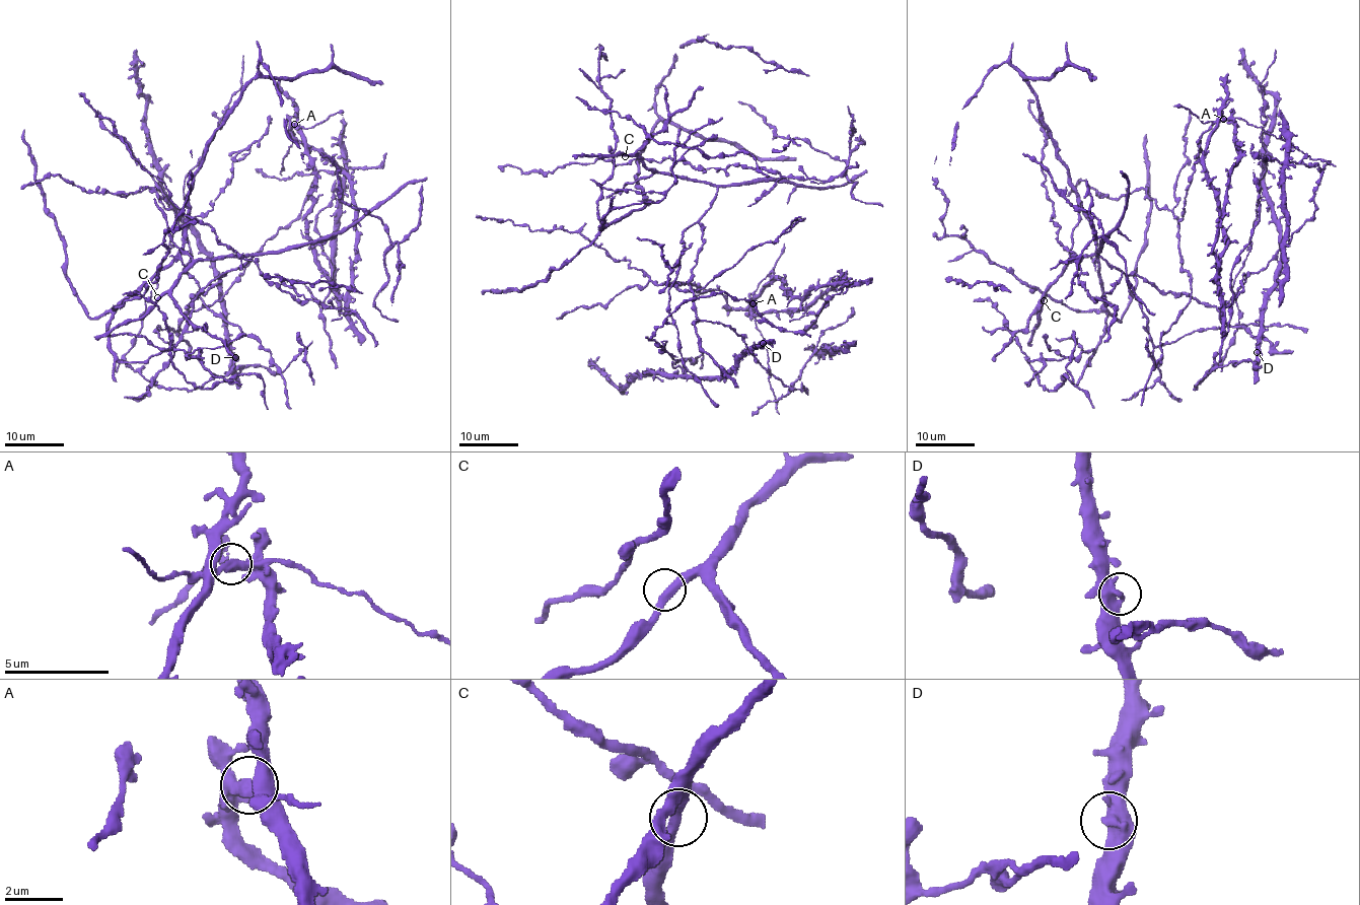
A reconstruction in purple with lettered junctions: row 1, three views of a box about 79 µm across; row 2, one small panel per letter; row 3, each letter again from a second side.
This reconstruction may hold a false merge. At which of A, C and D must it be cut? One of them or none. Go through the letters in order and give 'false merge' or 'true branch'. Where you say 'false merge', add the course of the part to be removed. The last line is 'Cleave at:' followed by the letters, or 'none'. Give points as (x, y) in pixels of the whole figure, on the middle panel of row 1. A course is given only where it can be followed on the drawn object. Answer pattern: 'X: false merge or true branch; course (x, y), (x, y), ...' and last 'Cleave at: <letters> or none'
A: false merge; course (753, 304), (756, 324), (767, 347), (779, 414)
C: true branch
D: true branch
Cleave at: A

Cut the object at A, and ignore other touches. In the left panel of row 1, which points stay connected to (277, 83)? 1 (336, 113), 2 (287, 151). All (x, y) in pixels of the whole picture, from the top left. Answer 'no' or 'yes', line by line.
1: no
2: no

